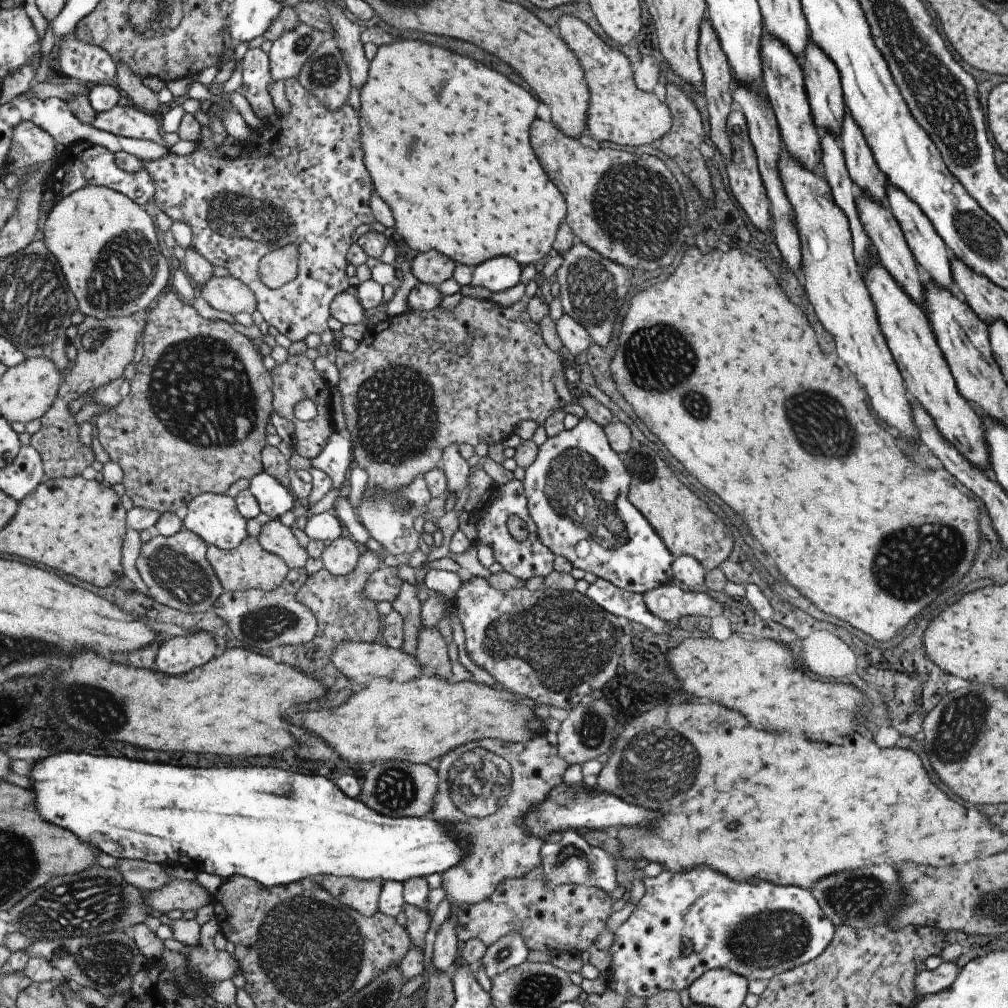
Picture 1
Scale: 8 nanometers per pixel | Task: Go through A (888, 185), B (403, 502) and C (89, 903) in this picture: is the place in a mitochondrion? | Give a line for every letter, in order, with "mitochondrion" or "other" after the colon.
A: other
B: mitochondrion
C: mitochondrion

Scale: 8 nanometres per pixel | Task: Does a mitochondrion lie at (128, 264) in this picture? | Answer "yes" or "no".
yes

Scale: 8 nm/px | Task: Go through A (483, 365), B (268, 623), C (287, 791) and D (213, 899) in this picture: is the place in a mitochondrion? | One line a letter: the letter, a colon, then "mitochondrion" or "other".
A: other
B: mitochondrion
C: mitochondrion
D: other

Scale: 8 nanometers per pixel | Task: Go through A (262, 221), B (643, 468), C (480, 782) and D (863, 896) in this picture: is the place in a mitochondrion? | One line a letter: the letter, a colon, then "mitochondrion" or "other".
A: mitochondrion
B: mitochondrion
C: mitochondrion
D: mitochondrion

